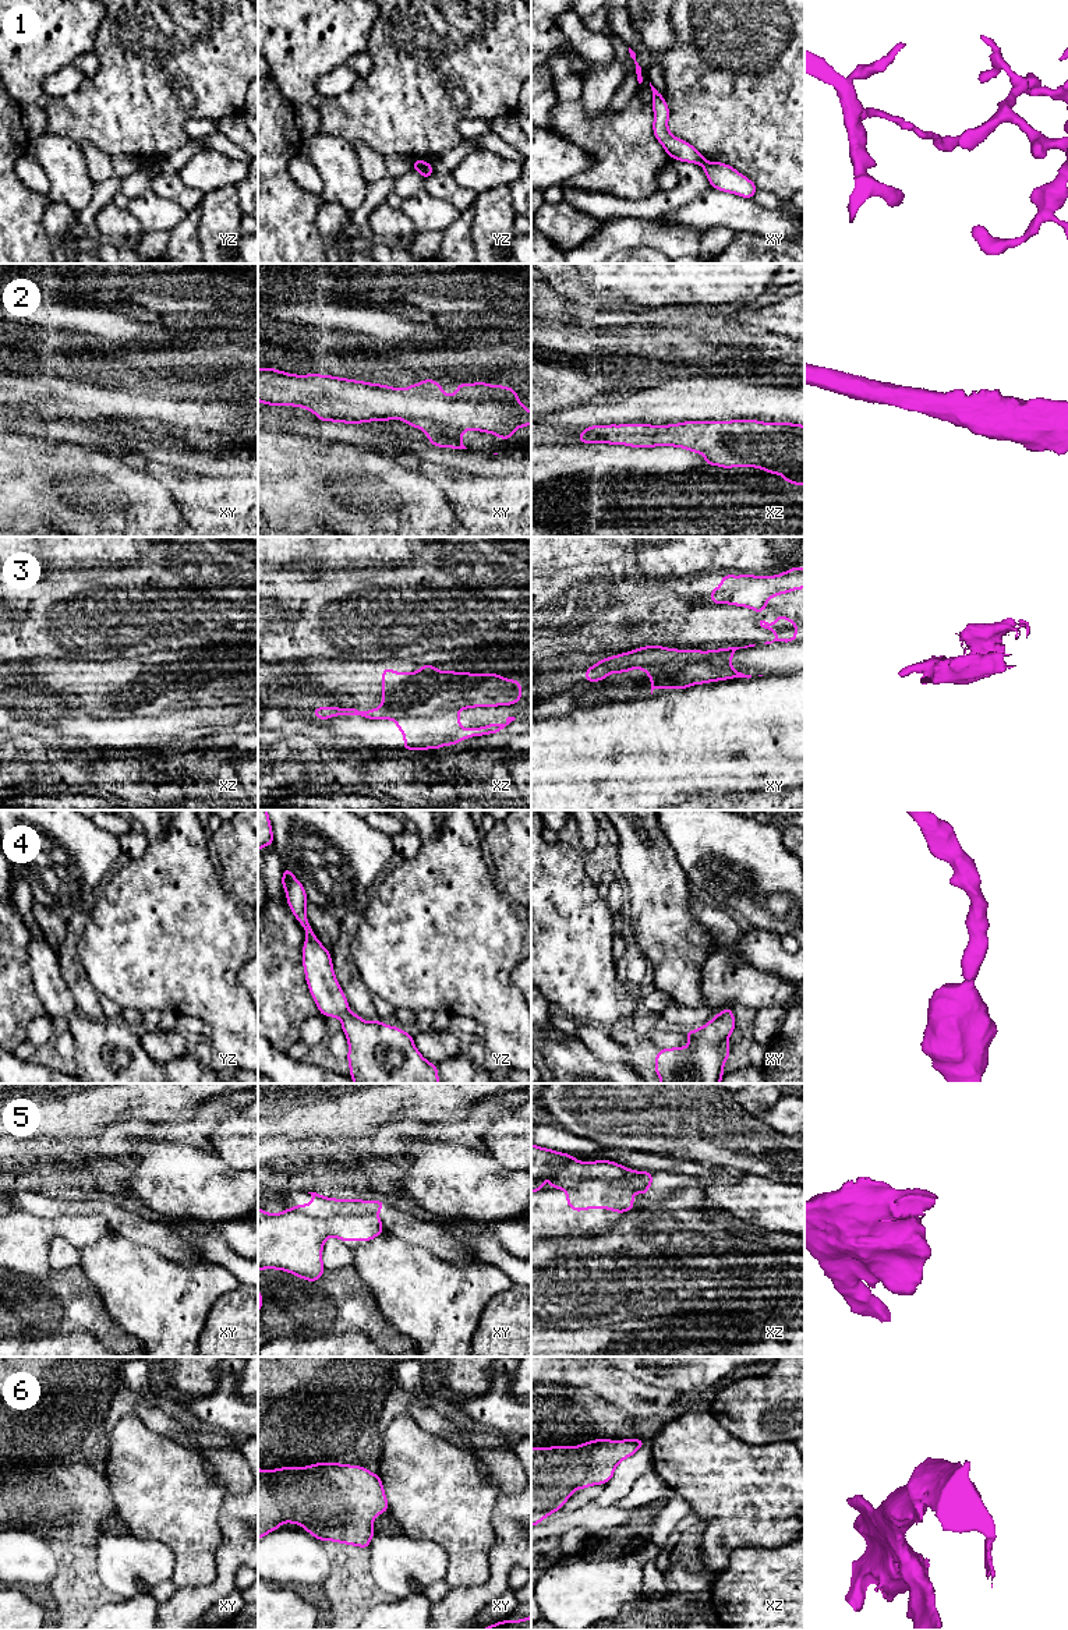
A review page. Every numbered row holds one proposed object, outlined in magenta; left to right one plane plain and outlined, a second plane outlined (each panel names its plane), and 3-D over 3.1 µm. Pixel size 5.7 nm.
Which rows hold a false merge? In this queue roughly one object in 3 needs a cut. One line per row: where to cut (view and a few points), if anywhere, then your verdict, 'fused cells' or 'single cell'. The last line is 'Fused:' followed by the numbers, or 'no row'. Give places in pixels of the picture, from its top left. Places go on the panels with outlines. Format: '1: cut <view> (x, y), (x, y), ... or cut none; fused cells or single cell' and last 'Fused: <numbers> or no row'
1: cut yz (414, 161), (421, 162); fused cells
2: cut none; single cell
3: cut xz (382, 706), (417, 707), (430, 711), (459, 710); fused cells
4: cut none; single cell
5: cut xz (650, 1177), (646, 1184), (639, 1177), (583, 1180), (566, 1190); fused cells
6: cut none; single cell
Fused: 1, 3, 5

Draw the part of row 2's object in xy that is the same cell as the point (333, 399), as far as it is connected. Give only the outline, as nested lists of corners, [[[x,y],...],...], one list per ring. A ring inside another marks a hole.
[[[258,368],[258,402],[268,406],[305,407],[321,421],[360,424],[368,421],[388,421],[399,418],[406,424],[424,429],[434,446],[467,449],[461,435],[466,429],[489,432],[505,441],[513,436],[513,431],[531,424],[531,411],[519,400],[513,388],[473,382],[467,386],[459,382],[453,396],[443,393],[443,386],[435,379],[422,379],[406,389],[368,383],[332,375],[294,375],[275,368]]]

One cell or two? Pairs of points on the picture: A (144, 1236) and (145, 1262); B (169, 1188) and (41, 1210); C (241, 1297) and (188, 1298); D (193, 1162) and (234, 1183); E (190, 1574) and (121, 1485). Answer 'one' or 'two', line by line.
A: two
B: two
C: two
D: one
E: one

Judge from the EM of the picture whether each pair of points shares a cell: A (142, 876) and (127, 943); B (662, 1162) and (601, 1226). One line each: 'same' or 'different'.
A: same
B: different

